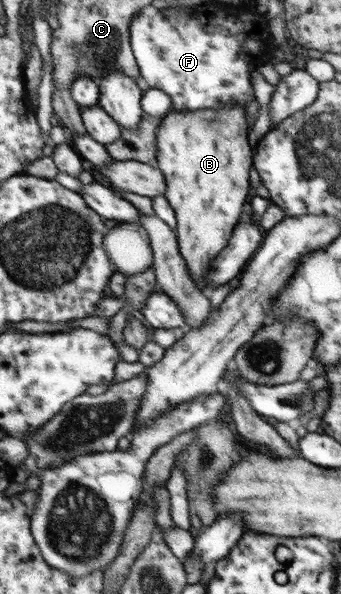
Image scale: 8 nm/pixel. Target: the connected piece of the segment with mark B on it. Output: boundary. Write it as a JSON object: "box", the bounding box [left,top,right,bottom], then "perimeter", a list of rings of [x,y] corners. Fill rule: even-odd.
{"box":[158,105,252,290],"perimeter":[[[234,105],[231,109],[214,111],[174,111],[160,119],[158,130],[158,168],[166,180],[164,195],[174,209],[179,250],[183,256],[191,279],[203,290],[207,288],[208,274],[212,272],[212,262],[227,248],[230,234],[240,220],[242,208],[250,190],[250,166],[252,166],[252,150],[246,138],[246,112],[242,106]]]}

